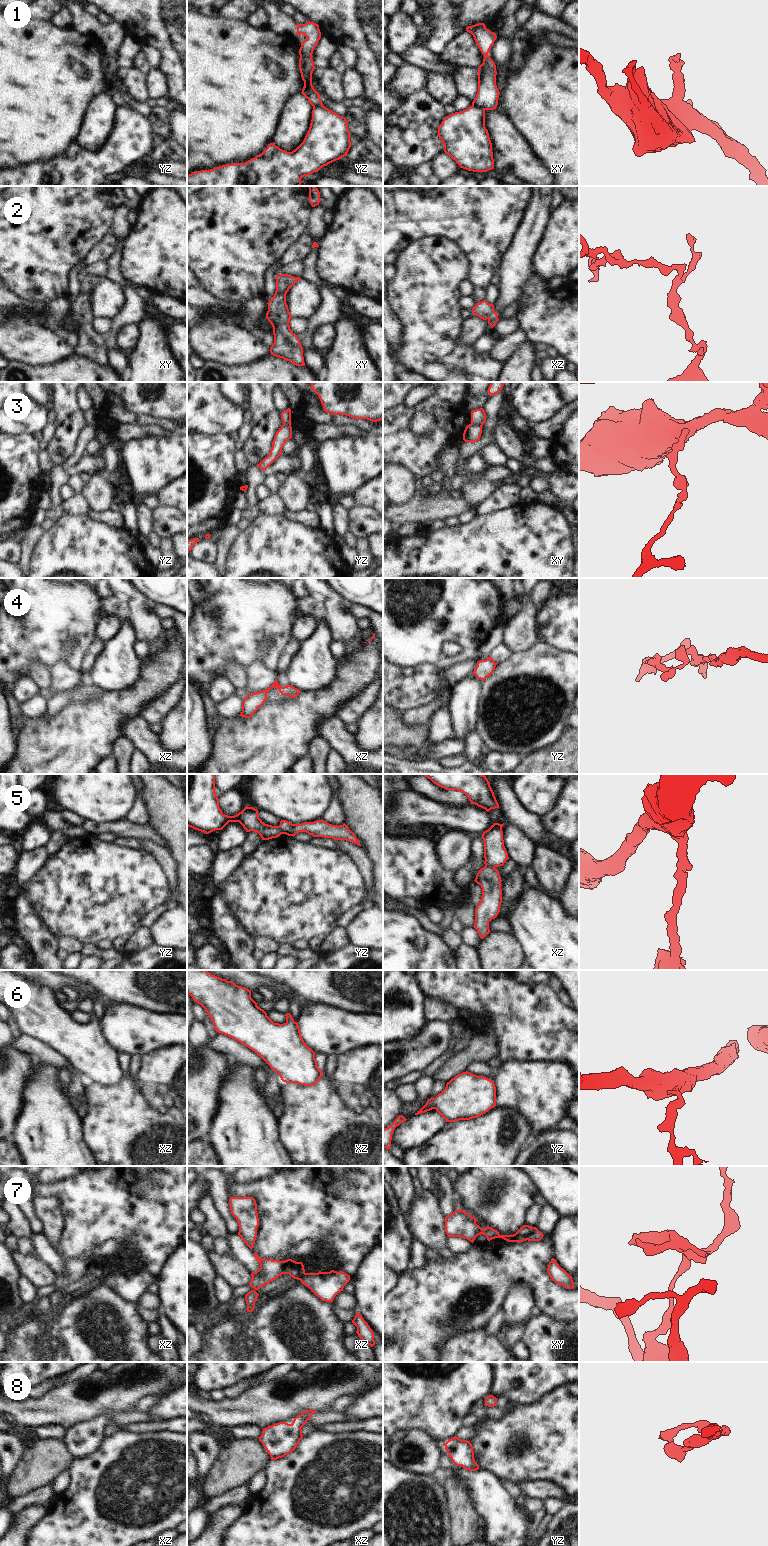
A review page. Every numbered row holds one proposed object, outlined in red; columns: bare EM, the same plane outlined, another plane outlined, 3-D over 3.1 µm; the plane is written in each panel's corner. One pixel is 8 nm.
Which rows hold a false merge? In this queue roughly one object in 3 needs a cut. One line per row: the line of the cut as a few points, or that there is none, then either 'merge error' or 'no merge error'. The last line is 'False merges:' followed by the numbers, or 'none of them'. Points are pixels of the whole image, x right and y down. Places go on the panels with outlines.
1: cut in xy along (472, 104), (484, 110); merge error
2: no cut; no merge error
3: cut in xy along (471, 423), (481, 426); merge error
4: cut in xz along (278, 684), (275, 686); merge error
5: cut in xz along (485, 866), (494, 868); merge error
6: no cut; no merge error
7: cut in xz along (305, 1273), (297, 1279); merge error
8: no cut; no merge error
False merges: 1, 3, 4, 5, 7

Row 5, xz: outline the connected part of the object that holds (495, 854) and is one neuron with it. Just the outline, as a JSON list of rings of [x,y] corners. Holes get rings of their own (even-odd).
[[[494,823],[482,834],[481,838],[484,841],[484,864],[487,868],[503,866],[509,859],[508,853],[504,846],[502,831],[503,825],[504,823]]]

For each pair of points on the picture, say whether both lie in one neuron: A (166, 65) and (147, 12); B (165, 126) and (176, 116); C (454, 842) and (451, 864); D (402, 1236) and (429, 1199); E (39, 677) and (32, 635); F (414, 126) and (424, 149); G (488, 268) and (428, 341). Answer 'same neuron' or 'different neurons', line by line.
A: same neuron
B: different neurons
C: same neuron
D: different neurons
E: different neurons
F: same neuron
G: different neurons

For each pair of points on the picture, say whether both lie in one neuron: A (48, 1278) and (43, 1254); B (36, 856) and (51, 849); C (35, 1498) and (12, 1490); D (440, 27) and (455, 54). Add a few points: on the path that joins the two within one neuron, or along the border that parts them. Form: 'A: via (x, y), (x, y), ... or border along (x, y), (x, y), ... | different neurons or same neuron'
A: border along (35, 1255), (54, 1273) | different neurons
B: border along (45, 847), (48, 857) | different neurons
C: border along (47, 1485), (34, 1489), (10, 1502) | different neurons
D: border along (465, 29), (460, 31), (438, 55) | different neurons

